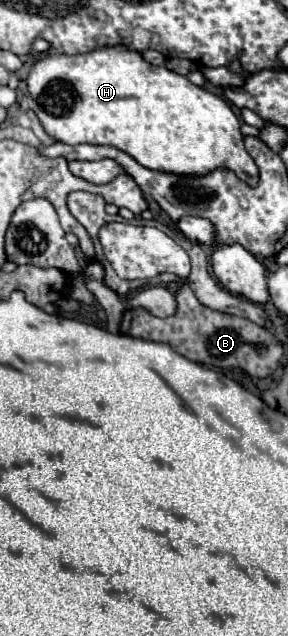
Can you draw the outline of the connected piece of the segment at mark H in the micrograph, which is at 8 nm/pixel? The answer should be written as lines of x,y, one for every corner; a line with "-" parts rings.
115,44
115,46
101,46
101,48
95,48
91,52
85,52
85,54
75,54
75,56
67,56
67,54
47,54
43,56
41,60
37,60
31,68
29,68
29,76
27,76
27,90
33,98
33,112
37,114
37,118
41,120
43,128
47,134
51,134
55,140
59,142
65,142
65,144
109,144
109,146
115,146
123,152
127,152
129,156
133,156
141,166
145,168
151,168
151,170
161,170
161,172
173,172
173,174
209,174
213,172
215,168
229,168
233,170
241,180
249,182
249,184
255,184
257,182
257,166
253,162
253,158
247,154
245,146
243,146
243,134
239,130
239,118
233,114
233,110
229,108
229,104
221,98
221,96
215,96
211,92
207,92
205,88
201,86
195,86
191,84
185,76
177,74
177,72
171,72
167,68
161,68
161,66
153,66
149,64
147,60
143,60
143,56
135,50
127,50
127,46
123,44

